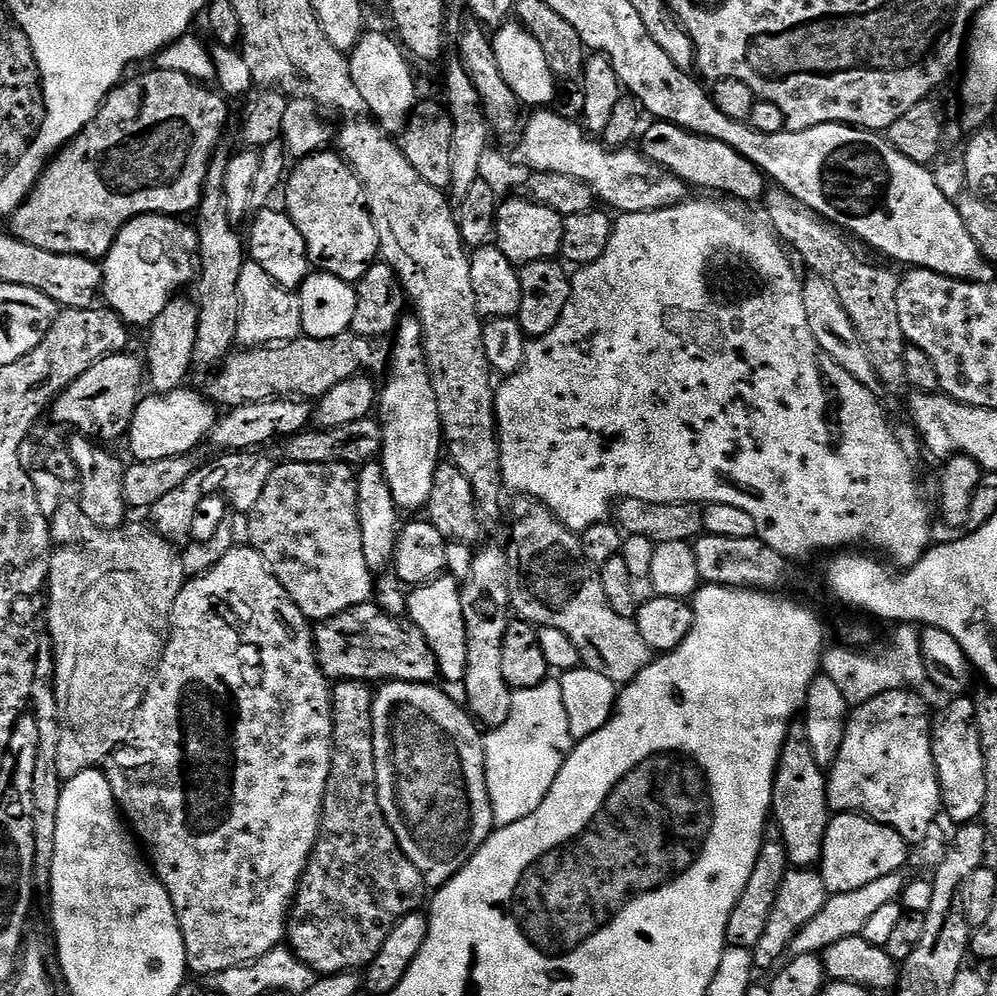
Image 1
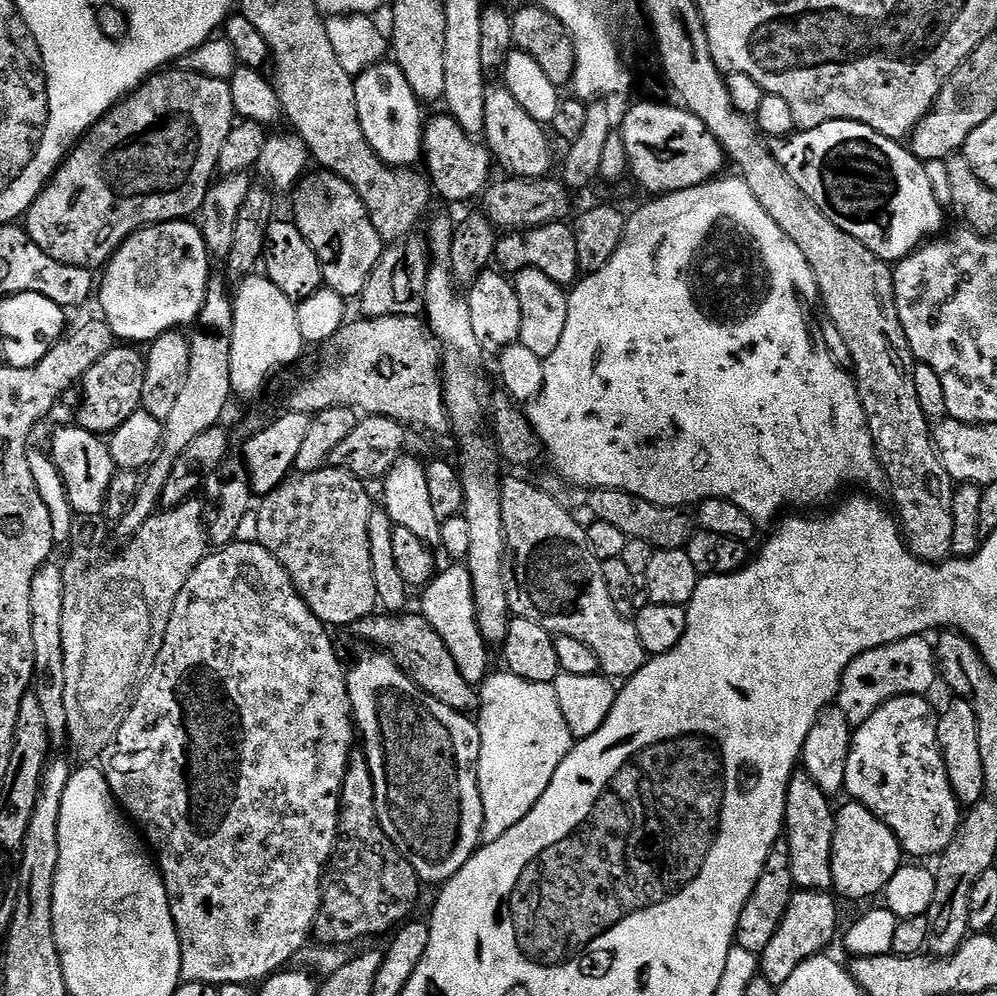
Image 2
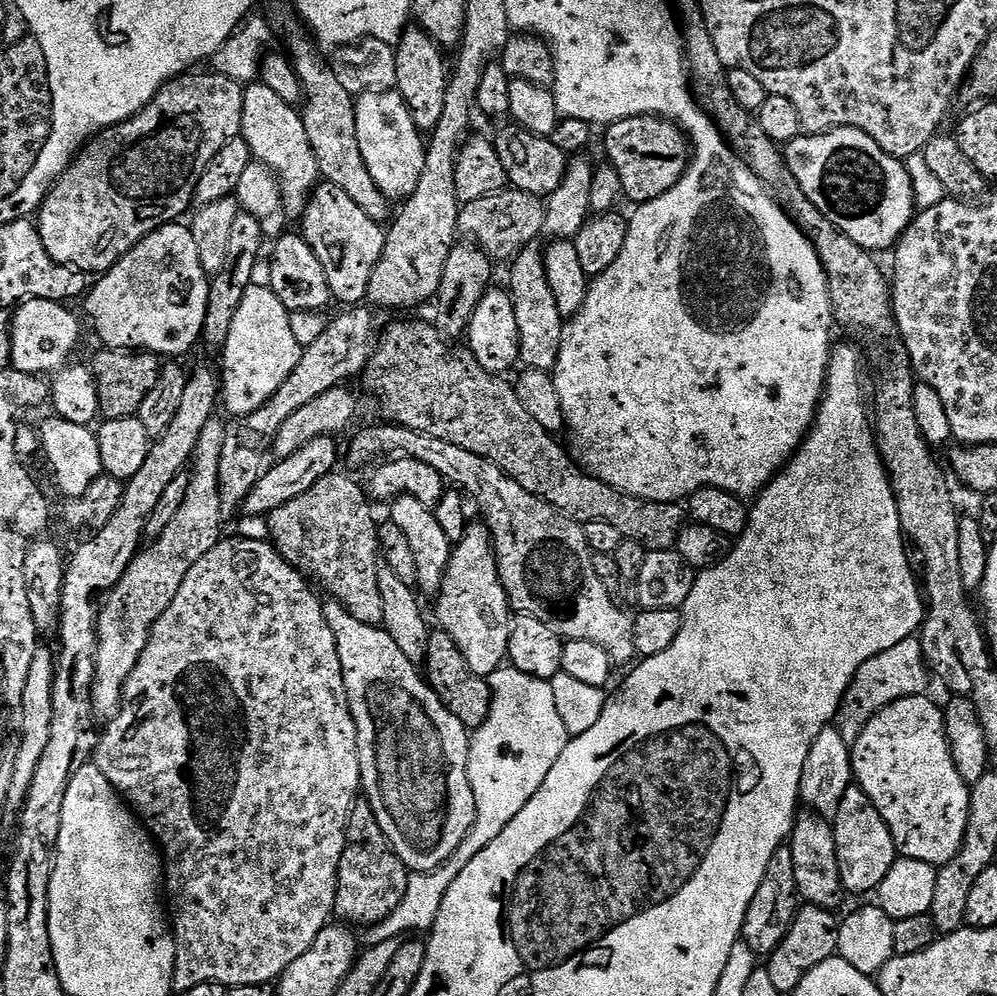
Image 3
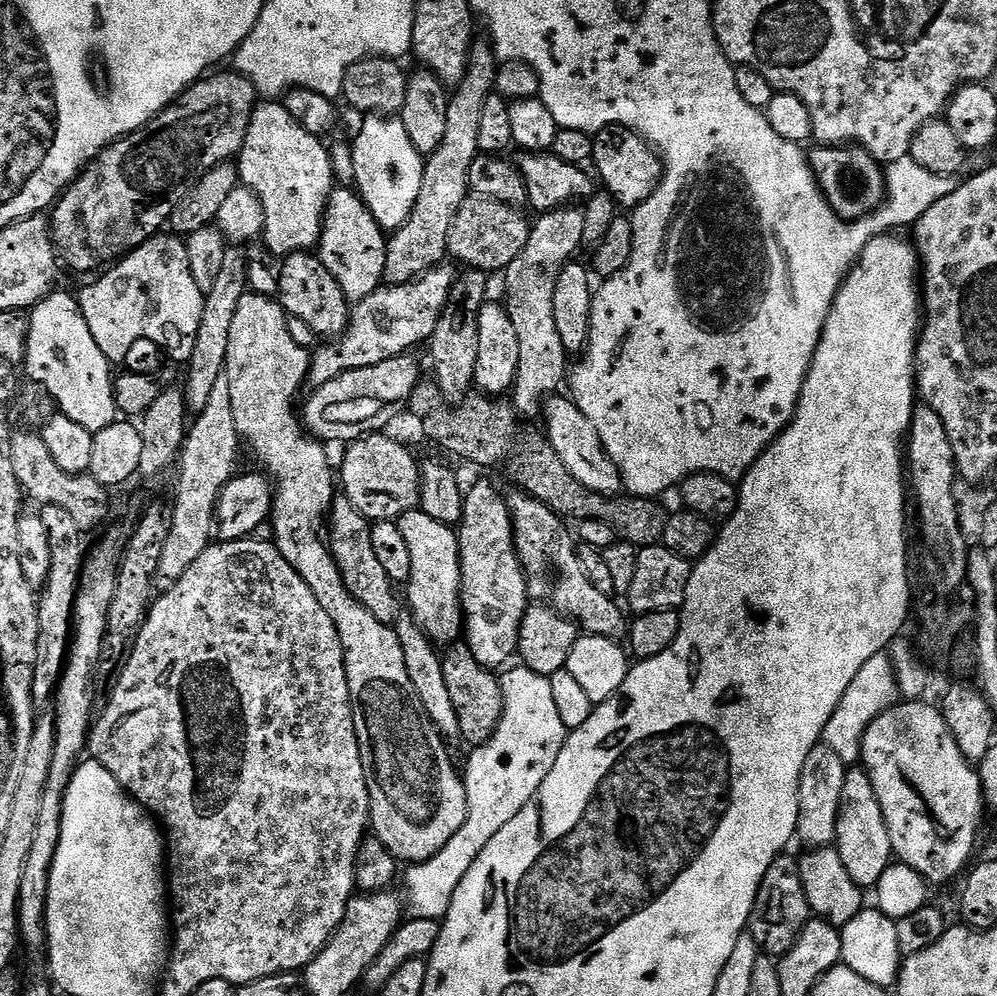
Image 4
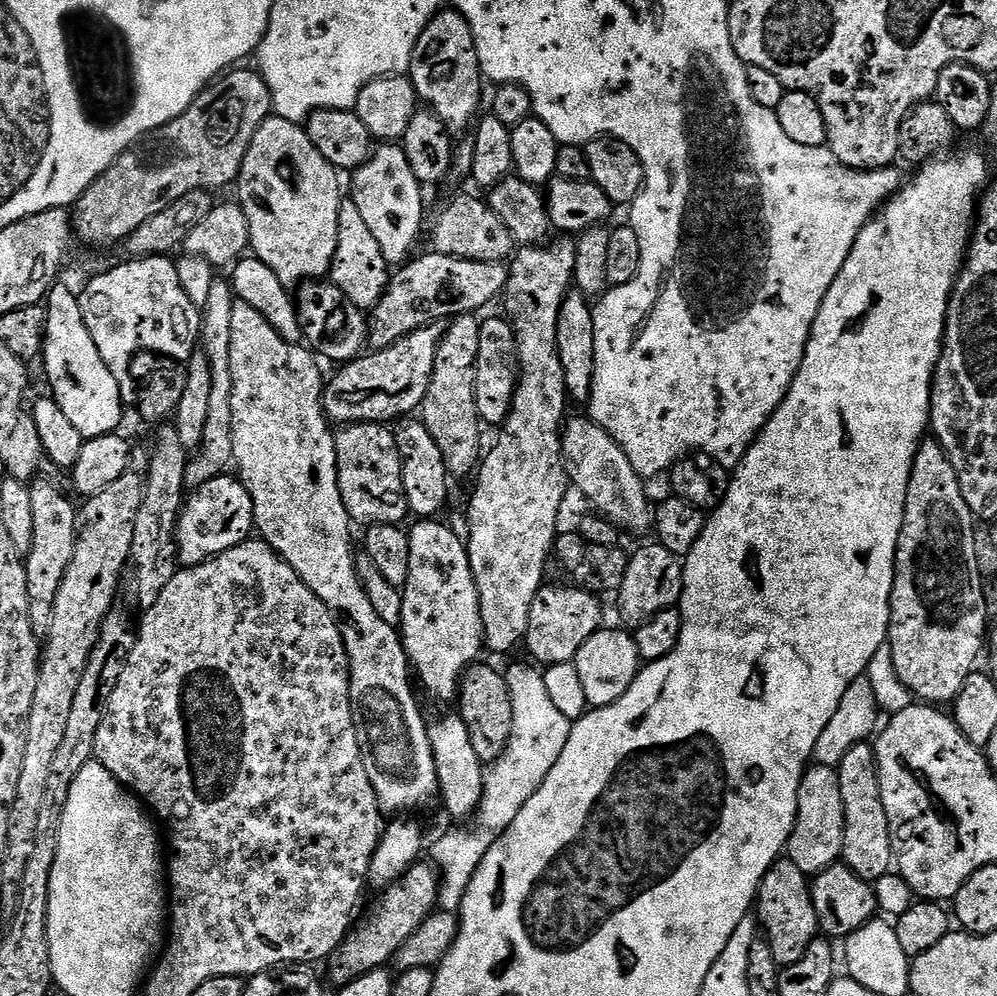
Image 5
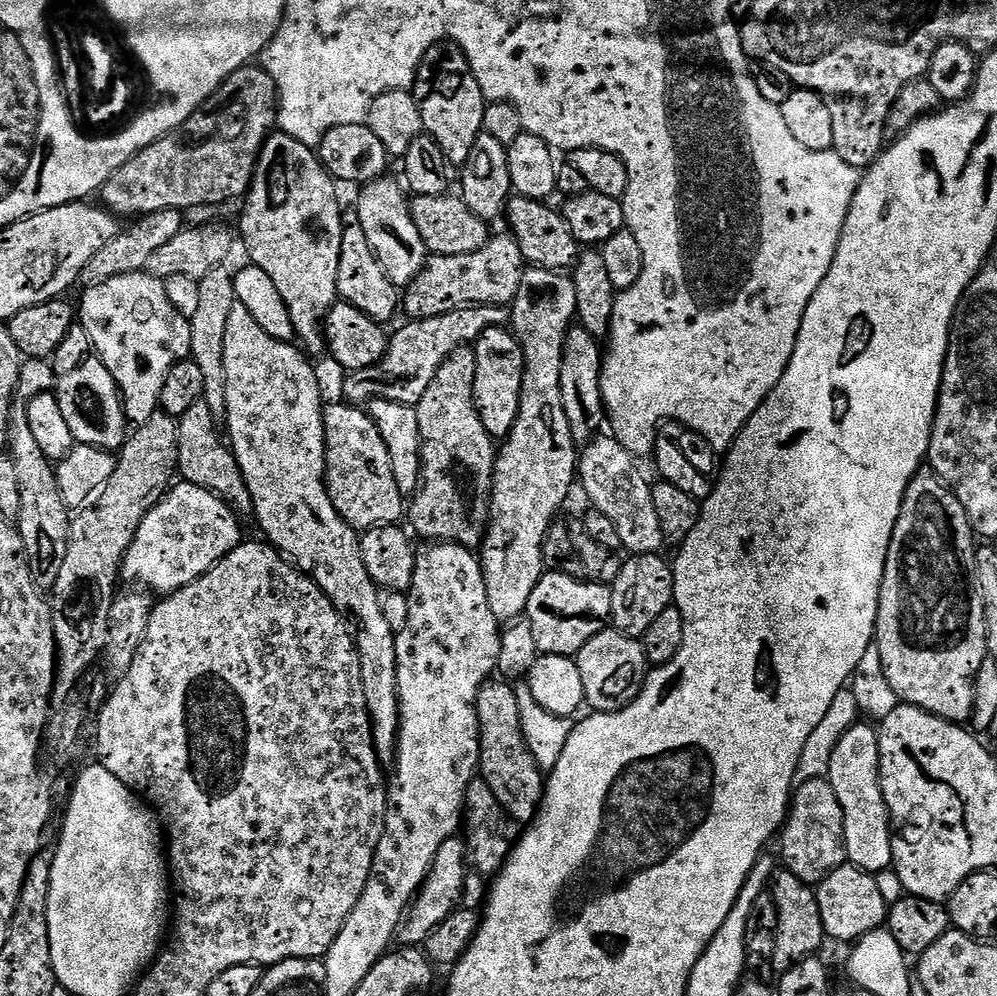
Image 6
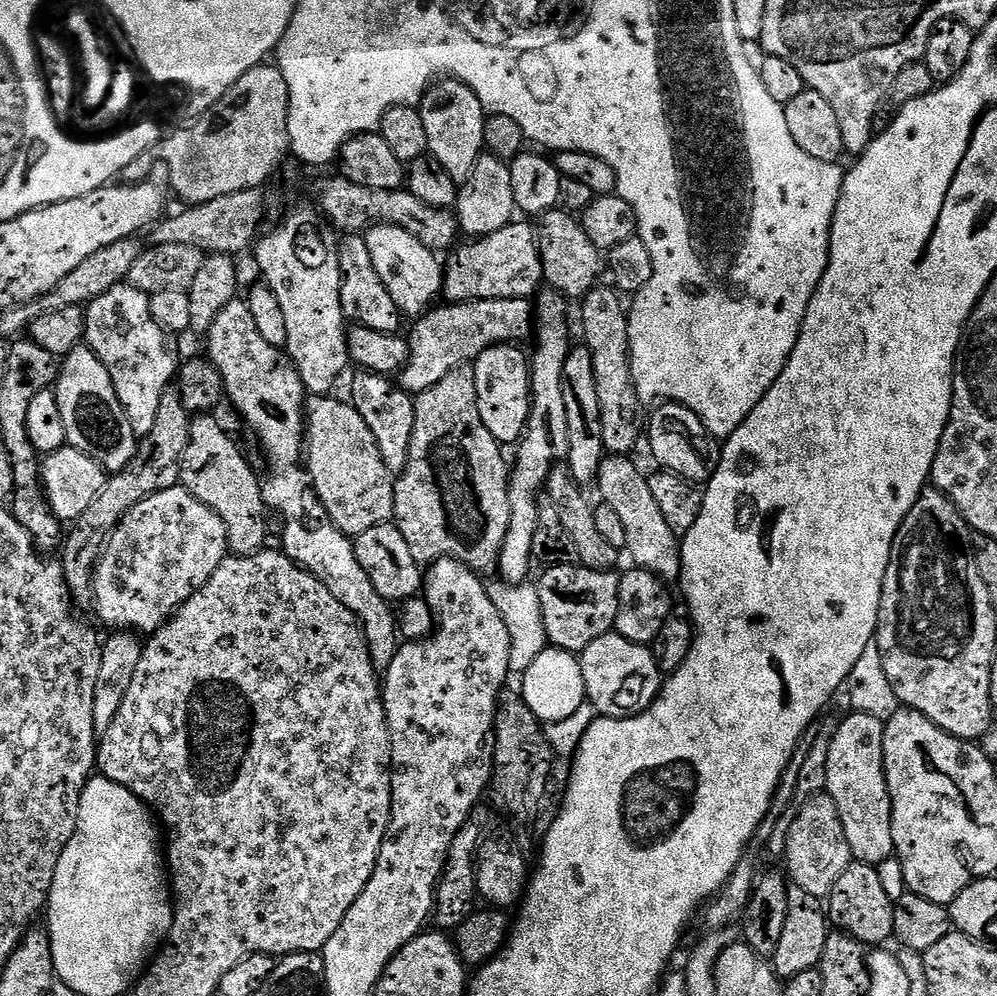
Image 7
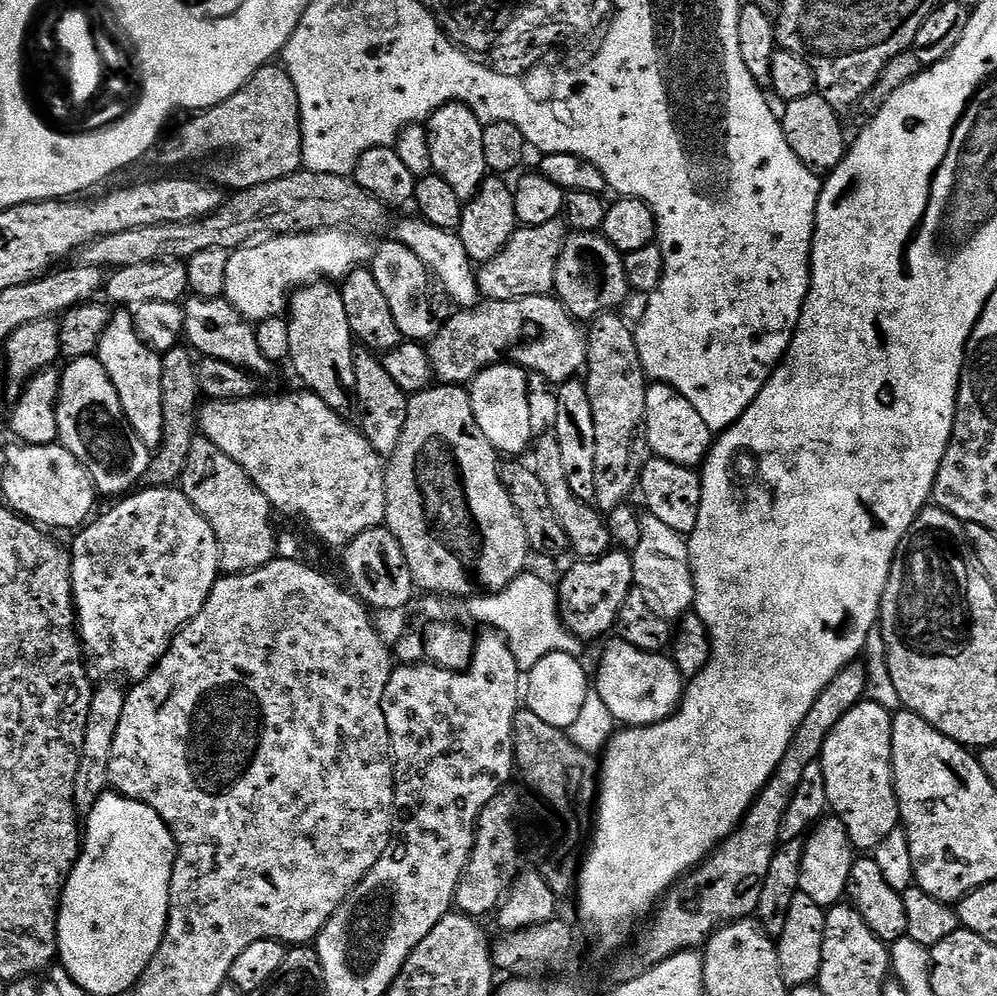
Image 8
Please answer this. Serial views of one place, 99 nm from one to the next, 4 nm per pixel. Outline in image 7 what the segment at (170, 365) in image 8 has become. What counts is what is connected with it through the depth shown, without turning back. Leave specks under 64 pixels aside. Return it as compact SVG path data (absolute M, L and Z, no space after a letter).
M168 387L158 402L158 415L154 418L154 426L150 434L146 434L136 445L136 453L132 461L120 472L111 473L105 479L102 490L94 502L90 502L86 514L82 514L71 525L72 533L67 533L62 544L62 563L68 592L73 601L84 608L91 609L94 604L92 594L92 573L100 561L100 553L108 536L120 525L120 519L138 502L150 498L150 494L158 494L164 488L174 488L180 484L180 463L182 454L190 442L190 426L193 417L182 406L182 398L175 387Z

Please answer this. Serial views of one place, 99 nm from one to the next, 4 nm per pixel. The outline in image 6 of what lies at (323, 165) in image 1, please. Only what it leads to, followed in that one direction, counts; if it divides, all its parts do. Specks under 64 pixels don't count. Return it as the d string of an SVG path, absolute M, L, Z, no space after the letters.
M355 218L349 219L342 230L342 254L338 258L338 286L336 287L336 295L343 303L362 310L362 314L366 314L366 318L370 318L375 324L381 326L387 325L387 320L394 319L396 312L398 316L402 308L401 289L393 284L389 280L388 275L382 270L382 266L370 246L370 241L366 238L366 230L362 230L359 220Z

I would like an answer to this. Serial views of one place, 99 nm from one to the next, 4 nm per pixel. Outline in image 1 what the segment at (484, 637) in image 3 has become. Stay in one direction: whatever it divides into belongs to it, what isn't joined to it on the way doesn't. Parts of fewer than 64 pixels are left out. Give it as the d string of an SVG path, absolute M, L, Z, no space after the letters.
M451 574L436 577L428 584L413 587L408 592L407 619L430 642L430 650L434 650L434 658L440 667L440 676L448 679L456 686L463 685L466 674L466 622L462 614L462 598L460 597L461 581L455 580Z

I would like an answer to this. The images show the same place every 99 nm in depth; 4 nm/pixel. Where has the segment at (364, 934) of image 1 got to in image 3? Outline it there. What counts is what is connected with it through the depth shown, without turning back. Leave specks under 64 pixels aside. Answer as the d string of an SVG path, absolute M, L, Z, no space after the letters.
M357 799L348 819L348 845L344 847L340 863L340 887L336 890L335 915L349 925L367 926L382 922L394 910L398 902L406 898L406 886L410 870L396 857L388 844L378 818L367 799Z

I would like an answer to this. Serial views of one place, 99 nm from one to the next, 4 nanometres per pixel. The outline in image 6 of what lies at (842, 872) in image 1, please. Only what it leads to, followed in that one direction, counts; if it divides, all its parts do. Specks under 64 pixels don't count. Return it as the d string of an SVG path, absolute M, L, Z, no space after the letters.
M858 722L842 736L842 742L838 742L838 746L834 748L834 758L830 758L830 770L826 779L834 788L842 806L847 863L861 868L864 872L875 874L892 868L892 818L888 815L886 798L882 794L880 781L880 733L870 725L872 724L868 722Z

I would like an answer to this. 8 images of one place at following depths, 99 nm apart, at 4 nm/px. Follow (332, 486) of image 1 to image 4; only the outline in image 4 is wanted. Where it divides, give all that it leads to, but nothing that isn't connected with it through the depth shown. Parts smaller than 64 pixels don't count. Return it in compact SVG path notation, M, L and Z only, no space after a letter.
M340 494L332 501L330 513L330 547L332 556L336 560L338 570L346 582L346 586L378 622L389 626L395 625L397 617L402 612L396 602L394 582L386 574L386 570L378 563L374 555L374 542L372 541L372 524L348 500L347 496Z

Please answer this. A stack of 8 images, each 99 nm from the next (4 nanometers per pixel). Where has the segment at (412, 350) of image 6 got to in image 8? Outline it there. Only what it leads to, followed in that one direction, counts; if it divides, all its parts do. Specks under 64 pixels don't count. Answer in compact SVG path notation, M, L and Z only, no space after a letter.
M555 295L514 298L513 300L484 300L467 310L456 310L456 313L454 313L445 324L441 323L439 327L437 327L435 336L432 337L430 343L427 345L427 350L435 379L441 384L458 384L461 386L471 385L472 379L478 375L483 368L489 368L492 364L503 364L507 360L519 364L521 368L527 370L529 373L535 374L535 372L537 372L538 375L545 376L545 378L552 383L552 386L559 386L567 380L577 379L588 366L588 337L585 329L581 327L575 316L568 313L564 303L556 299Z

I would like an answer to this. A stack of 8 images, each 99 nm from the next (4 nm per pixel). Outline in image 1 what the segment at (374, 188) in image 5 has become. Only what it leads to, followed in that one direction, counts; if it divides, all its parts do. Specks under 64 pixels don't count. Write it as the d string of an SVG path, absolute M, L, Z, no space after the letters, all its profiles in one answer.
M365 31L364 37L348 56L348 65L354 78L354 86L358 86L358 94L362 94L365 109L379 121L385 132L396 134L403 129L408 117L412 115L418 97L416 80L412 77L411 66L408 65L409 57L403 47L389 36L384 32Z

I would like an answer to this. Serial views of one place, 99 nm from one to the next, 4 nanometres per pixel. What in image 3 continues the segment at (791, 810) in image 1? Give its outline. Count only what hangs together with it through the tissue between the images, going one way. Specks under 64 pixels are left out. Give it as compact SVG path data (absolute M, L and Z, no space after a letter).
M801 811L792 826L790 847L794 854L794 882L799 899L804 904L839 909L839 904L846 899L846 893L842 874L838 870L838 850L832 824L813 811Z

